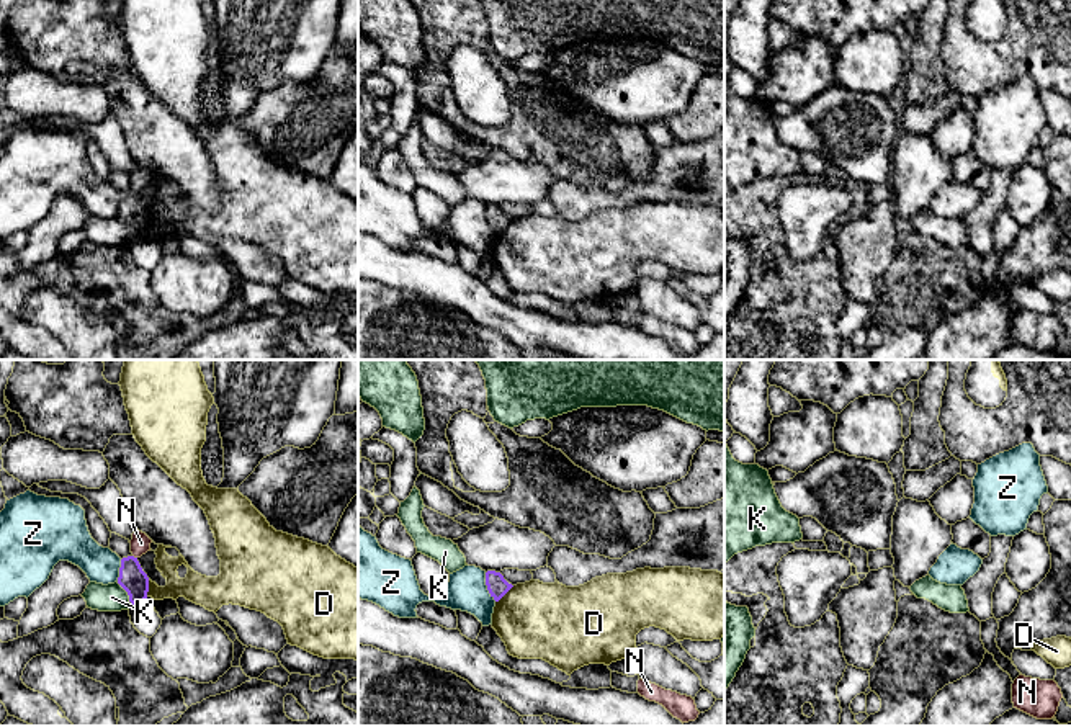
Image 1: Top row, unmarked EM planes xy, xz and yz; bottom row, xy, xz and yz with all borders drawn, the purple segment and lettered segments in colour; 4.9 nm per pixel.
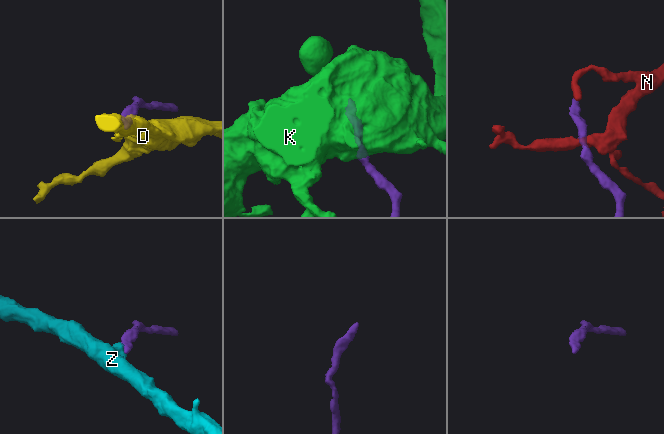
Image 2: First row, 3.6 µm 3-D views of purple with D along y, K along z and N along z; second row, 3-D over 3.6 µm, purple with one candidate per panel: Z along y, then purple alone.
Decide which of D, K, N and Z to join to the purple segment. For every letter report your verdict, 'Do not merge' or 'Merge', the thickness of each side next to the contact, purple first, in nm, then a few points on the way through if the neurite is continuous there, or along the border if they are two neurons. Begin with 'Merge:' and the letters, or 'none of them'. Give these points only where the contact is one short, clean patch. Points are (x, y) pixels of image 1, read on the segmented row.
Merge: none of them
D: Do not merge. Thickness 100 nm (purple) against 380 nm
K: Do not merge. Thickness 140 nm (purple) against 140 nm. Boundary: xy (116, 582), (126, 592), (131, 605)
N: Do not merge. Thickness 140 nm (purple) against 100 nm. Boundary: xy (133, 555), (136, 558)
Z: Do not merge. Thickness 100 nm (purple) against 200 nm. Boundary: xz (484, 573), (488, 592), (496, 600)

